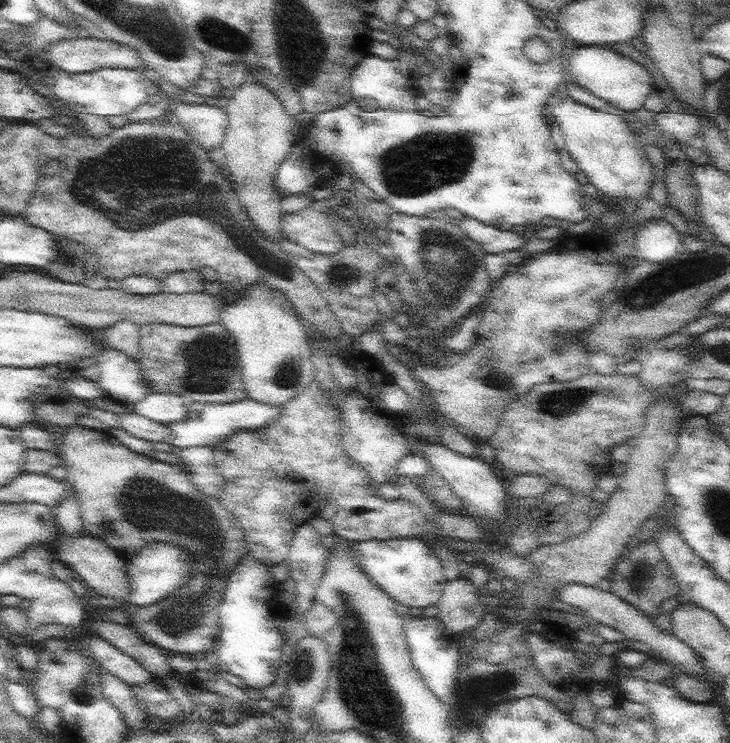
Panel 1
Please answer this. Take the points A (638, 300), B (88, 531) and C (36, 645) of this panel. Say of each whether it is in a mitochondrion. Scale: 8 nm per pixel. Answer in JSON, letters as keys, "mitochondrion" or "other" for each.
{"A":"mitochondrion","B":"other","C":"other"}

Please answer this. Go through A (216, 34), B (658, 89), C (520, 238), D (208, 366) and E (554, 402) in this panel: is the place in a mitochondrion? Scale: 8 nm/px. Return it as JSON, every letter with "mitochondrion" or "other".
{"A":"mitochondrion","B":"other","C":"other","D":"mitochondrion","E":"mitochondrion"}

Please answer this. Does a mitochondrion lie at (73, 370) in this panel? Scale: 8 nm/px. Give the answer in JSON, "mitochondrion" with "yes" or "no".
{"mitochondrion":"no"}

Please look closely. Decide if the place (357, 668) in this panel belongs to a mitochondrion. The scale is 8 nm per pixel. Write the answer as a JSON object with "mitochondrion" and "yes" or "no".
{"mitochondrion":"yes"}

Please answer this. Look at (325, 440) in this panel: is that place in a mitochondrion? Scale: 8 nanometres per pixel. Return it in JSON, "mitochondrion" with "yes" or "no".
{"mitochondrion":"no"}

